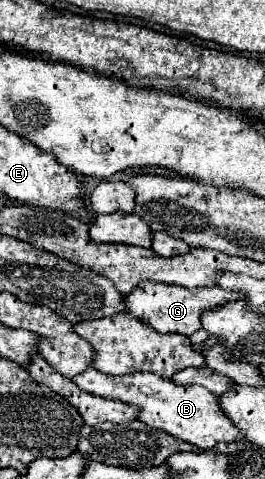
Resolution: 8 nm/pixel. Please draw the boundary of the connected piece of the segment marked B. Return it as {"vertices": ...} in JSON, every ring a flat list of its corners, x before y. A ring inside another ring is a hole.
{"vertices":[[90,367,82,375,74,377,74,383,82,387,82,391,98,395,98,397,108,397,116,399,122,403,130,403,140,407,140,421,146,423,148,427,162,429,182,441,194,443,200,449,212,449,216,443,234,443,244,439,244,433,238,431,238,427,224,415,218,403,218,395,210,393,206,387,200,385,176,385,170,379,162,379,154,373,130,373,130,375,120,375,120,377,110,377,100,373,98,369]]}

